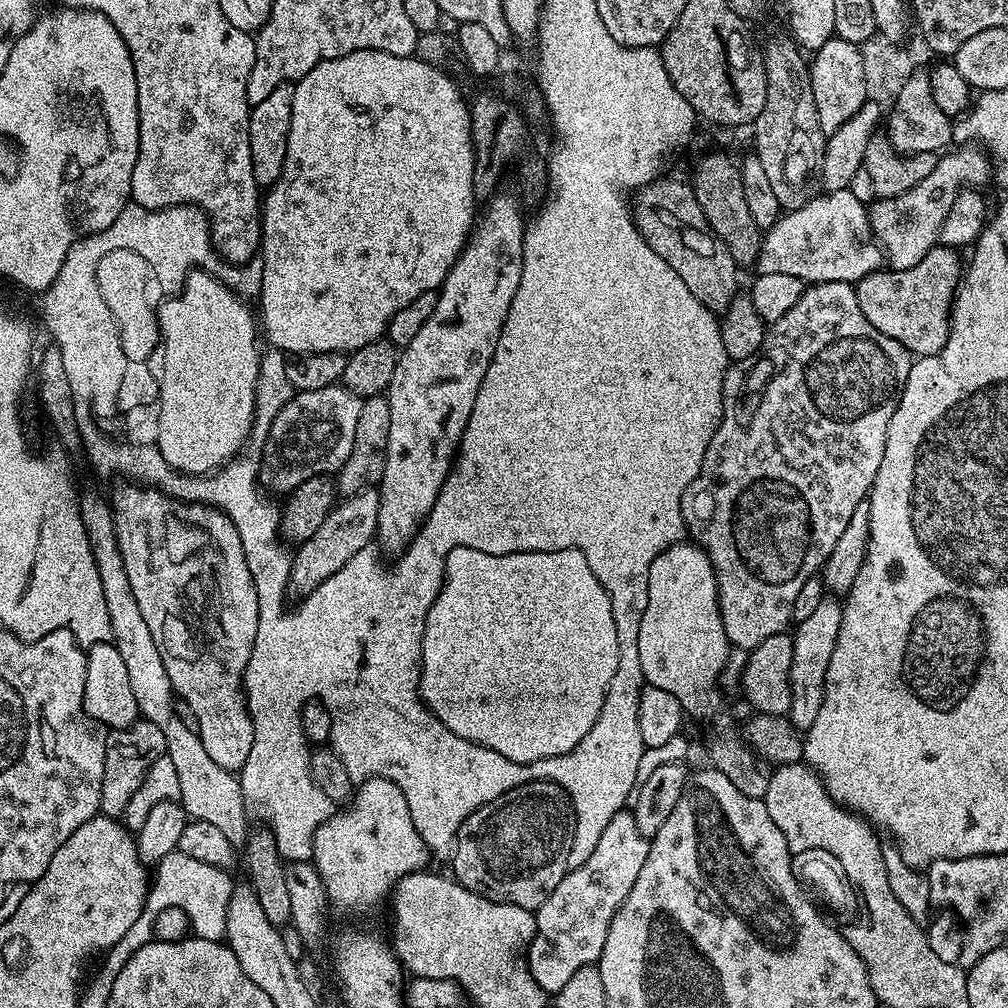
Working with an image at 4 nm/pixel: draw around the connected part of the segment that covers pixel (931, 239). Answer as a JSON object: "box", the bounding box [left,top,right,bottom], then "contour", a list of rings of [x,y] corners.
{"box":[868,146,994,270],"contour":[[[956,146],[937,159],[934,170],[930,170],[930,174],[926,174],[918,186],[894,198],[877,199],[868,208],[868,221],[872,227],[872,237],[879,244],[887,267],[910,270],[910,266],[918,266],[928,251],[937,247],[942,222],[946,222],[946,214],[950,214],[950,206],[954,206],[954,198],[973,186],[984,186],[980,184],[991,181],[993,176],[994,169],[987,152],[976,146]]]}

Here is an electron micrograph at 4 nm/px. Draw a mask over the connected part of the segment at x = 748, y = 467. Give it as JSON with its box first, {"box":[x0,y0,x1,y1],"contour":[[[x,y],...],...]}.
{"box":[682,282,914,650],"contour":[[[826,282],[805,287],[798,303],[788,313],[782,314],[782,318],[771,321],[760,349],[750,354],[750,358],[729,363],[722,386],[724,413],[714,438],[710,438],[710,446],[706,446],[702,470],[694,478],[694,482],[686,486],[686,494],[682,494],[682,518],[687,535],[708,555],[714,566],[722,626],[731,647],[751,650],[766,642],[766,638],[774,638],[774,634],[785,631],[793,623],[791,611],[799,590],[808,579],[815,577],[823,569],[830,558],[830,550],[834,550],[838,538],[850,523],[858,502],[867,500],[868,493],[872,491],[878,466],[882,466],[882,454],[886,454],[886,434],[890,430],[890,418],[894,418],[894,410],[898,410],[913,363],[914,357],[908,349],[894,338],[874,330],[874,326],[866,322],[866,314],[862,314],[858,306],[855,287],[846,282]]]}

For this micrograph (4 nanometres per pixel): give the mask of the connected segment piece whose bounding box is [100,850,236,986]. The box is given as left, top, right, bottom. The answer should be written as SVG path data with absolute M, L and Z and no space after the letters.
M179 850L171 852L166 858L160 860L151 877L148 897L144 900L142 914L138 914L134 926L130 926L130 930L126 930L126 934L122 934L122 938L118 938L116 945L107 949L106 955L103 957L105 960L104 965L100 968L100 976L104 979L104 984L110 986L114 982L114 978L118 978L118 970L122 970L122 966L126 966L128 959L141 946L153 939L158 914L162 914L162 910L167 908L183 910L188 916L188 923L195 935L207 940L223 941L229 902L236 885L230 875L232 874L227 869L200 862Z

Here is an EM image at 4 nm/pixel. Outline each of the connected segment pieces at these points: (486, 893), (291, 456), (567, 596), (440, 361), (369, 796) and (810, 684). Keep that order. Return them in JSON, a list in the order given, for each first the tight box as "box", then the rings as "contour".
[{"box":[451,781,574,910],"contour":[[[536,781],[520,784],[514,790],[495,797],[491,804],[474,810],[454,833],[451,875],[463,888],[488,900],[533,910],[540,908],[542,902],[550,898],[554,886],[558,886],[558,882],[562,882],[564,875],[570,871],[568,855],[574,852],[574,824],[569,809],[560,805],[565,800],[565,793],[559,785]]]},{"box":[258,386,361,494],"contour":[[[343,386],[296,392],[292,400],[286,402],[282,410],[278,410],[278,416],[274,418],[274,422],[267,425],[268,441],[265,439],[262,444],[262,467],[258,472],[263,487],[269,493],[290,494],[298,486],[302,486],[306,478],[332,476],[339,472],[346,458],[350,458],[350,450],[354,446],[354,430],[358,427],[358,410],[361,403],[361,397],[355,396],[349,388]]]},{"box":[420,546,619,764],"contour":[[[458,546],[446,558],[444,585],[424,619],[420,698],[456,736],[494,750],[515,764],[529,764],[565,756],[590,734],[614,670],[618,670],[619,657],[610,598],[577,548],[497,554]]]},{"box":[375,194,526,553],"contour":[[[503,194],[493,196],[487,201],[486,208],[488,213],[479,217],[470,242],[464,245],[456,264],[438,289],[434,314],[426,318],[422,330],[418,330],[418,335],[399,353],[394,378],[390,378],[386,393],[390,402],[390,442],[386,470],[378,485],[380,505],[375,534],[385,553],[403,553],[420,533],[420,525],[430,514],[453,466],[462,434],[470,422],[474,398],[478,398],[482,378],[486,378],[486,370],[494,358],[510,302],[514,302],[514,294],[518,294],[518,286],[522,282],[526,223],[520,217],[520,208],[514,197]]]},{"box":[311,776,430,912],"contour":[[[373,776],[371,780],[363,781],[344,809],[345,812],[337,811],[325,824],[318,826],[312,843],[311,863],[315,864],[316,873],[322,878],[329,905],[336,907],[337,904],[348,912],[364,912],[383,900],[385,903],[403,876],[427,865],[424,863],[430,860],[430,853],[414,826],[414,818],[410,818],[410,806],[402,790],[393,780]]]},{"box":[790,598,841,730],"contour":[[[825,598],[804,622],[795,625],[791,633],[794,662],[790,662],[790,686],[792,687],[790,719],[795,728],[807,730],[810,726],[814,726],[814,718],[818,718],[818,709],[822,707],[826,686],[826,669],[830,666],[830,657],[834,655],[834,642],[838,642],[838,630],[841,626],[841,601],[836,598]]]}]

